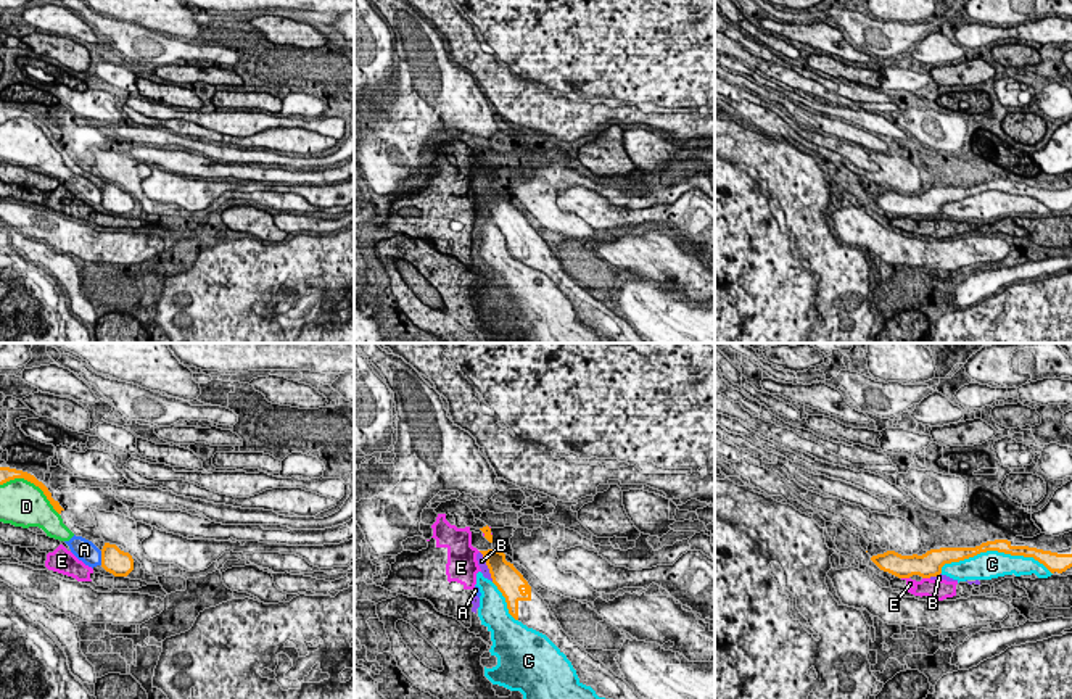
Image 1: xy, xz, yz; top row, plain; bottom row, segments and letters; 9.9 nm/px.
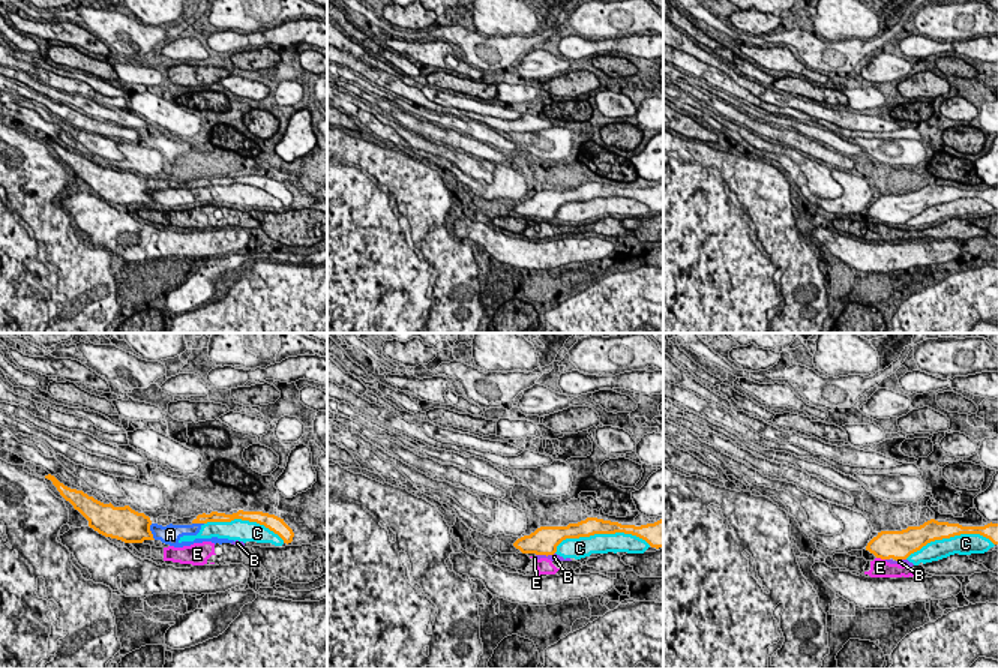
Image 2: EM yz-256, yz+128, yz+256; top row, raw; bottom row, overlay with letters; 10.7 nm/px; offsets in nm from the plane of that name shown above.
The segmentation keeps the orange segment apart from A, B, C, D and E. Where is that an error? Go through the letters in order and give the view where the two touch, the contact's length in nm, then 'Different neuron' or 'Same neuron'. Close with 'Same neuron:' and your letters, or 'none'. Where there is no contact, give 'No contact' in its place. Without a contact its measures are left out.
A: Touches orange in xy. Shared border 140 nm. Different neuron
B: Touches orange in xz. Shared border 340 nm. Different neuron
C: Touches orange in yz. Shared border 1100 nm. Different neuron
D: Touches orange in xy. Shared border 650 nm. Different neuron
E: Touches orange in yz. Shared border 80 nm. Different neuron
Same neuron: none

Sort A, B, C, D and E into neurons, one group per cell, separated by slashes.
A B C D / E

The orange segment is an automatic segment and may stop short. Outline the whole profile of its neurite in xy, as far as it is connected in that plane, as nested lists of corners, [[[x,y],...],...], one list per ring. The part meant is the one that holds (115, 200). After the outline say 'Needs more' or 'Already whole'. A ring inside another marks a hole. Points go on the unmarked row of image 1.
[[[105,182],[101,188],[101,206],[114,216],[127,216],[134,209],[134,198],[116,184]]]. Already whole

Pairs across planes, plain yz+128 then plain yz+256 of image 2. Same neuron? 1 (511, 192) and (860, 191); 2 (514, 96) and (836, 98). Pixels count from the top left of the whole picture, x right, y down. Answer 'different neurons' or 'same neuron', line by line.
1: same neuron
2: different neurons

